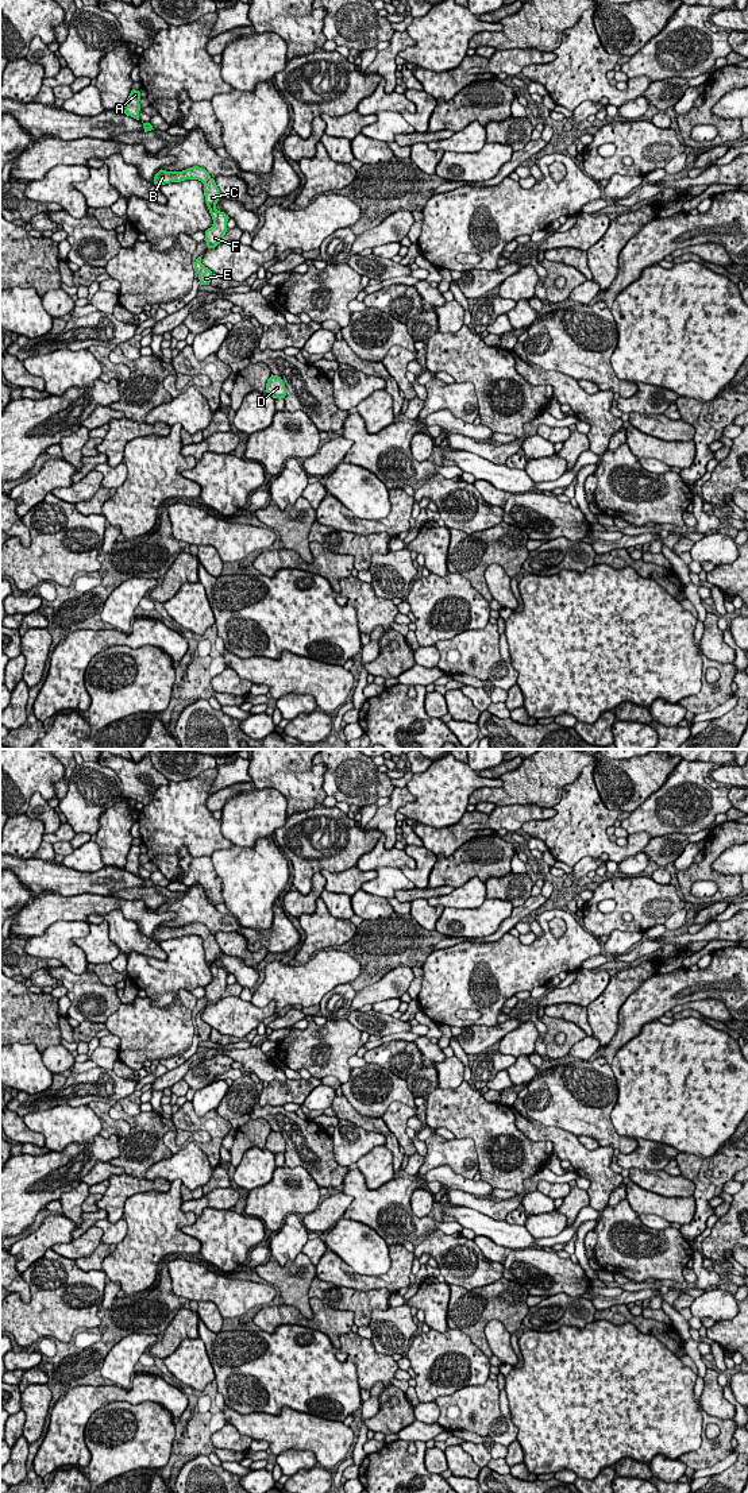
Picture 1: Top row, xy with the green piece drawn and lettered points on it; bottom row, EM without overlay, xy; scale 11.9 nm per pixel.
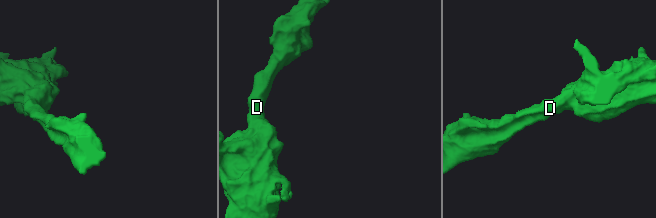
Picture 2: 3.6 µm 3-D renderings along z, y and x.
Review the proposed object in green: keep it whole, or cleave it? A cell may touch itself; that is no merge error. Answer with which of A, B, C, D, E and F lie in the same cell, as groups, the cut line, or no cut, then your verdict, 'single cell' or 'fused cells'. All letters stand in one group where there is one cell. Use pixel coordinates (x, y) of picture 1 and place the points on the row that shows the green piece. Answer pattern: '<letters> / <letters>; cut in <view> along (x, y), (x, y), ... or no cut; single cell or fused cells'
A B C D E F; no cut; single cell

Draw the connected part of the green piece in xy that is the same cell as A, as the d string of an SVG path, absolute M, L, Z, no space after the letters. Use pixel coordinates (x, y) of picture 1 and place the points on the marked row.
M132 89L128 99L127 99L127 107L123 113L139 120L139 111L140 111L139 101L140 101L140 92Z

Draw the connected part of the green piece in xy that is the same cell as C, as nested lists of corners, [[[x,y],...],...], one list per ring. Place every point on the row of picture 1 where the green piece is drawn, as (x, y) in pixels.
[[[193,166],[182,171],[166,171],[161,169],[154,177],[154,184],[161,186],[185,180],[198,180],[204,184],[205,202],[213,220],[212,227],[205,231],[204,240],[207,242],[208,248],[215,248],[223,242],[223,238],[228,229],[227,221],[230,217],[224,212],[216,209],[216,204],[221,197],[221,193],[209,173],[198,166]]]

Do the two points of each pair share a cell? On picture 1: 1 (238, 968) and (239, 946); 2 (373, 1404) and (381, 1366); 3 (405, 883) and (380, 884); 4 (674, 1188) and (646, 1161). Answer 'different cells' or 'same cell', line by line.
1: different cells
2: different cells
3: same cell
4: different cells

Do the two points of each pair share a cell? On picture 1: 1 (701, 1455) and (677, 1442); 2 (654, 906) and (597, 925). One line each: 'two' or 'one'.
1: two
2: one

